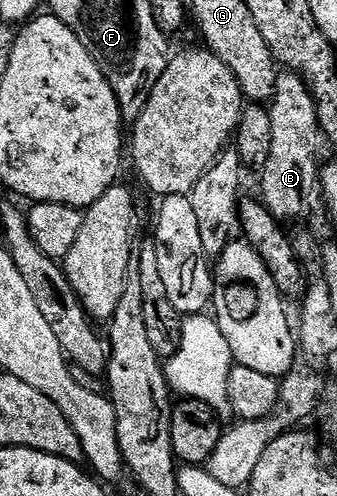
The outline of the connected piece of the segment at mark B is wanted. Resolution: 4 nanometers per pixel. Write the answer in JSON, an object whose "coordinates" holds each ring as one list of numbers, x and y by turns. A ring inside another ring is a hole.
{"coordinates":[[283,70,276,78,275,93,269,101,273,122,273,142,269,145,269,162,261,170,263,196,261,203,275,215,276,220,299,220,311,212,311,199,317,196,317,185,321,180,319,160,319,119,313,94,302,76]]}

